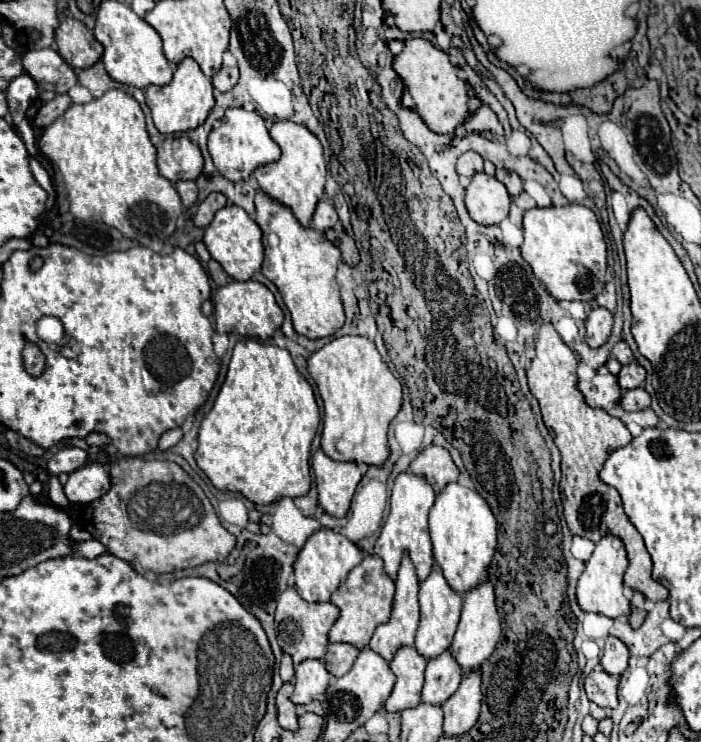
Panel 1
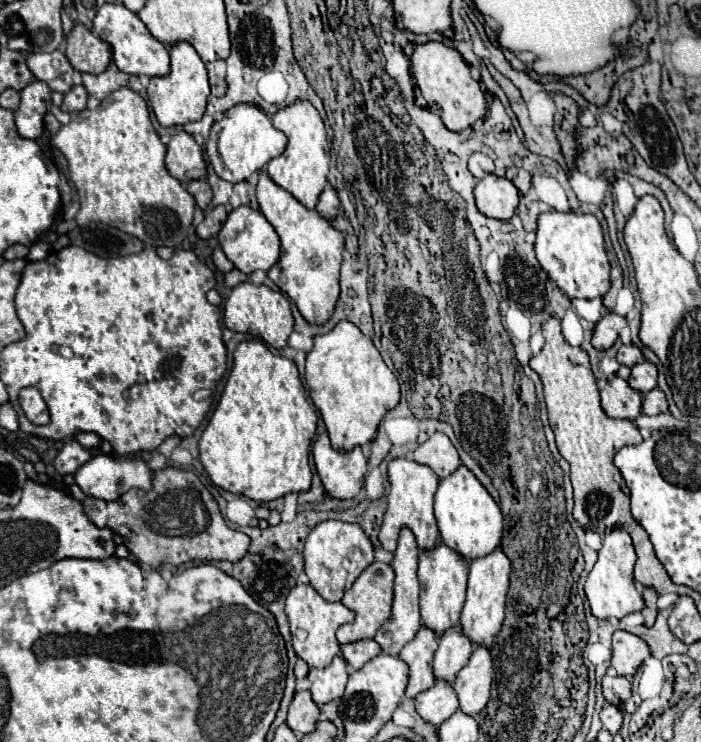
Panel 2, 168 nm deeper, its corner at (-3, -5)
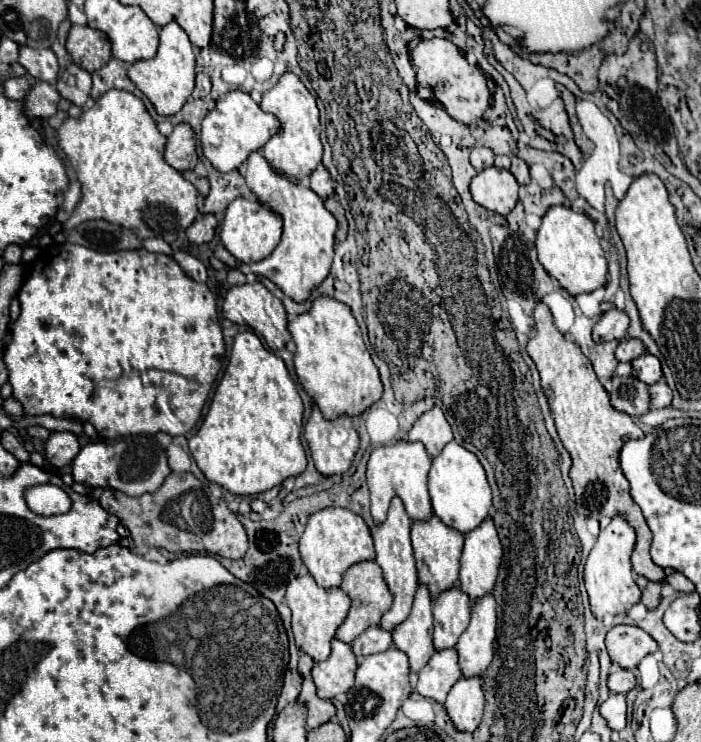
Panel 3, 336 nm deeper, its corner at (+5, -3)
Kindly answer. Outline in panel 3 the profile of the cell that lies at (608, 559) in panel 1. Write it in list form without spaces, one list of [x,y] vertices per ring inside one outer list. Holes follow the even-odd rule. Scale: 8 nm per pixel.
[[[622,516],[612,518],[610,524],[600,530],[600,536],[584,564],[584,586],[588,590],[590,608],[596,618],[602,618],[604,614],[624,614],[636,602],[640,602],[640,588],[632,578],[632,566],[630,566],[630,554],[634,550],[634,542],[636,542],[634,530]]]

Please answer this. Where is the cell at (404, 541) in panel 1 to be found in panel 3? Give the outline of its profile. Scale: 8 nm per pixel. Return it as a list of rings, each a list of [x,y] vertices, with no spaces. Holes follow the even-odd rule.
[[[398,442],[394,446],[380,446],[374,448],[368,460],[368,486],[370,486],[370,500],[372,500],[372,518],[376,524],[382,524],[386,520],[388,508],[392,498],[400,498],[408,518],[414,522],[428,522],[432,518],[432,506],[428,496],[428,470],[432,466],[430,456],[426,454],[422,444],[412,442]]]

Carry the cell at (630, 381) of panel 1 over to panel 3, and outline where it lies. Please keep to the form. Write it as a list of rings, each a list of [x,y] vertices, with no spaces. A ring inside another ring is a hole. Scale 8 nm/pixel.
[[[648,352],[644,356],[638,356],[636,360],[632,360],[632,376],[642,380],[648,386],[656,384],[662,378],[660,360]]]

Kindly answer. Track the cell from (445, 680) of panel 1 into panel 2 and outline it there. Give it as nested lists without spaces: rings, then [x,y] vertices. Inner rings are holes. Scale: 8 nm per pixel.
[[[460,626],[446,630],[440,636],[440,644],[434,656],[434,674],[436,678],[444,678],[452,682],[458,670],[468,662],[474,646],[470,638],[464,638]]]

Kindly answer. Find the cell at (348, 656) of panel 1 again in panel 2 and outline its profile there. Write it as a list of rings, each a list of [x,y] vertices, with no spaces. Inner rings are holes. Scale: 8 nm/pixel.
[[[366,638],[366,640],[358,640],[358,642],[352,642],[352,644],[344,644],[342,646],[342,656],[344,660],[354,668],[354,670],[360,670],[368,660],[372,660],[374,656],[378,656],[382,650],[380,650],[380,644],[372,638]]]

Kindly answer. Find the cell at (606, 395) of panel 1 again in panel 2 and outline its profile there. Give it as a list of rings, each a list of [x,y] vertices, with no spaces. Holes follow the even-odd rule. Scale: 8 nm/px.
[[[614,376],[614,380],[608,380],[608,384],[600,390],[600,396],[602,396],[602,408],[610,418],[634,420],[642,414],[644,394],[632,390],[632,386],[618,376]]]

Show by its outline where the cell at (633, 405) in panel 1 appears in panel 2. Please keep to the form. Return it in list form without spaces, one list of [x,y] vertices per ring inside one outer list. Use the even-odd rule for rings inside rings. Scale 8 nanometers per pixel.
[[[660,388],[650,390],[650,392],[644,396],[642,412],[644,412],[644,414],[650,414],[650,416],[652,416],[652,414],[668,412],[668,400],[666,400],[666,394],[664,394]]]

